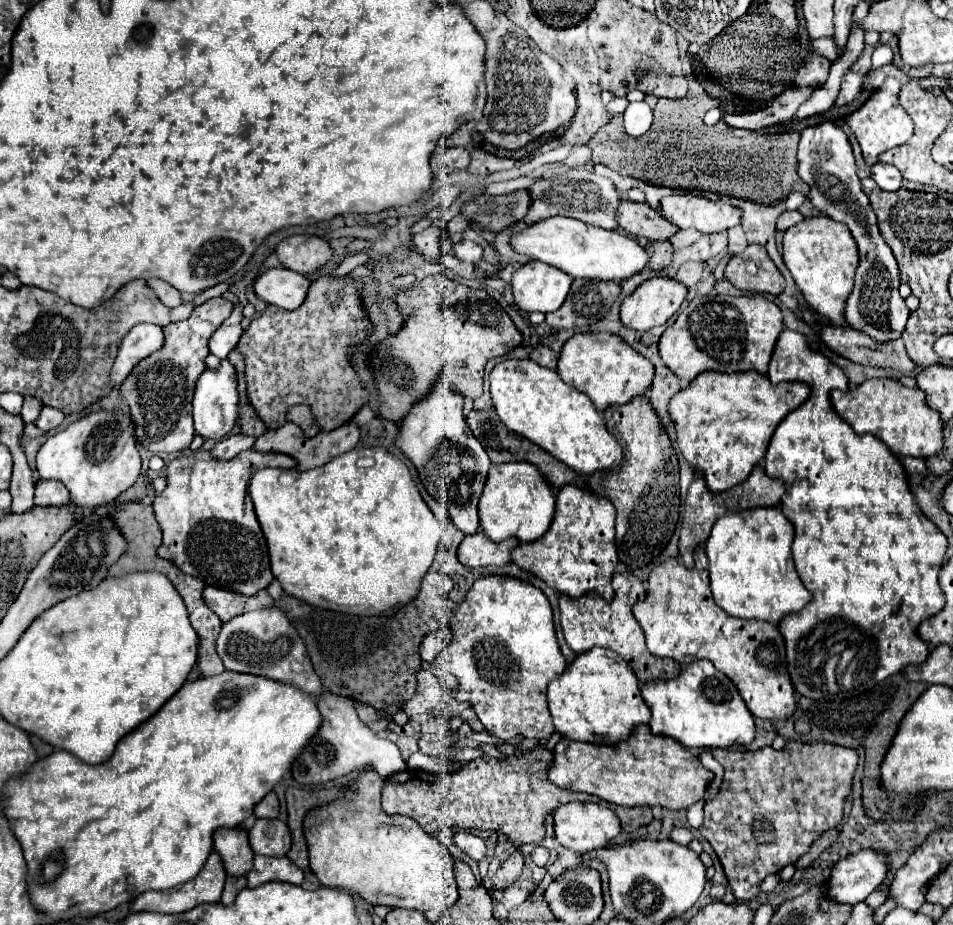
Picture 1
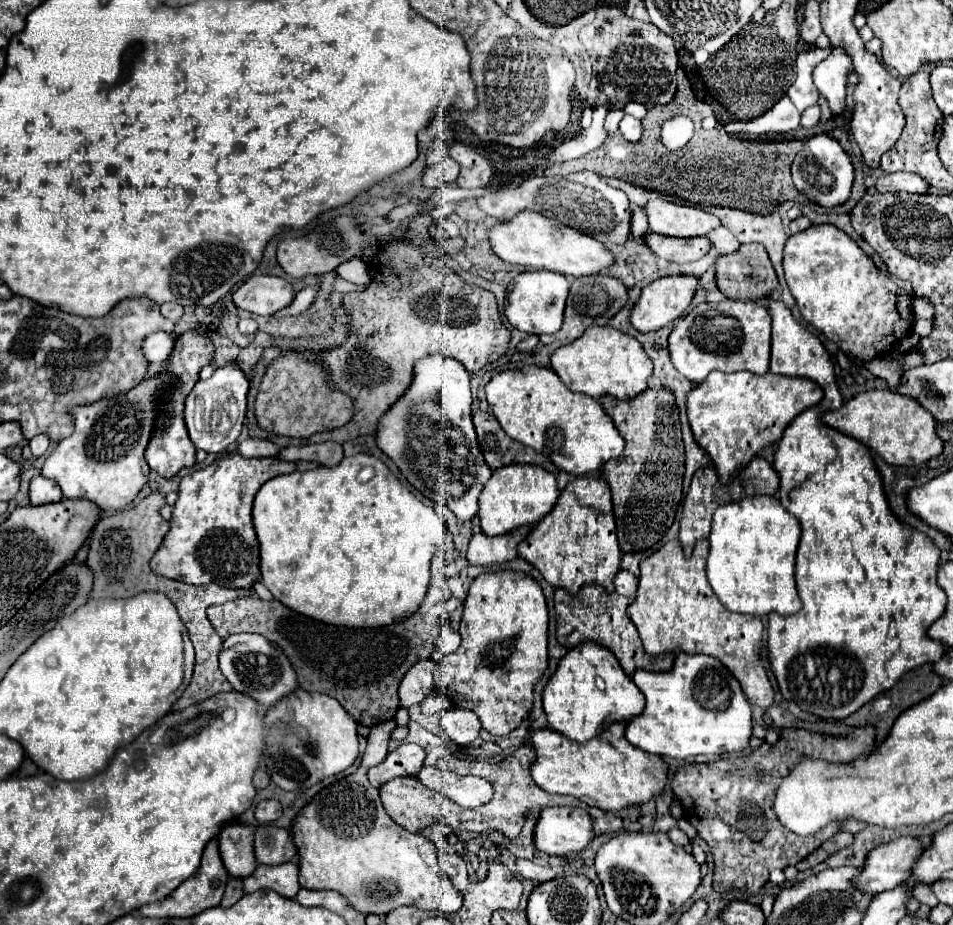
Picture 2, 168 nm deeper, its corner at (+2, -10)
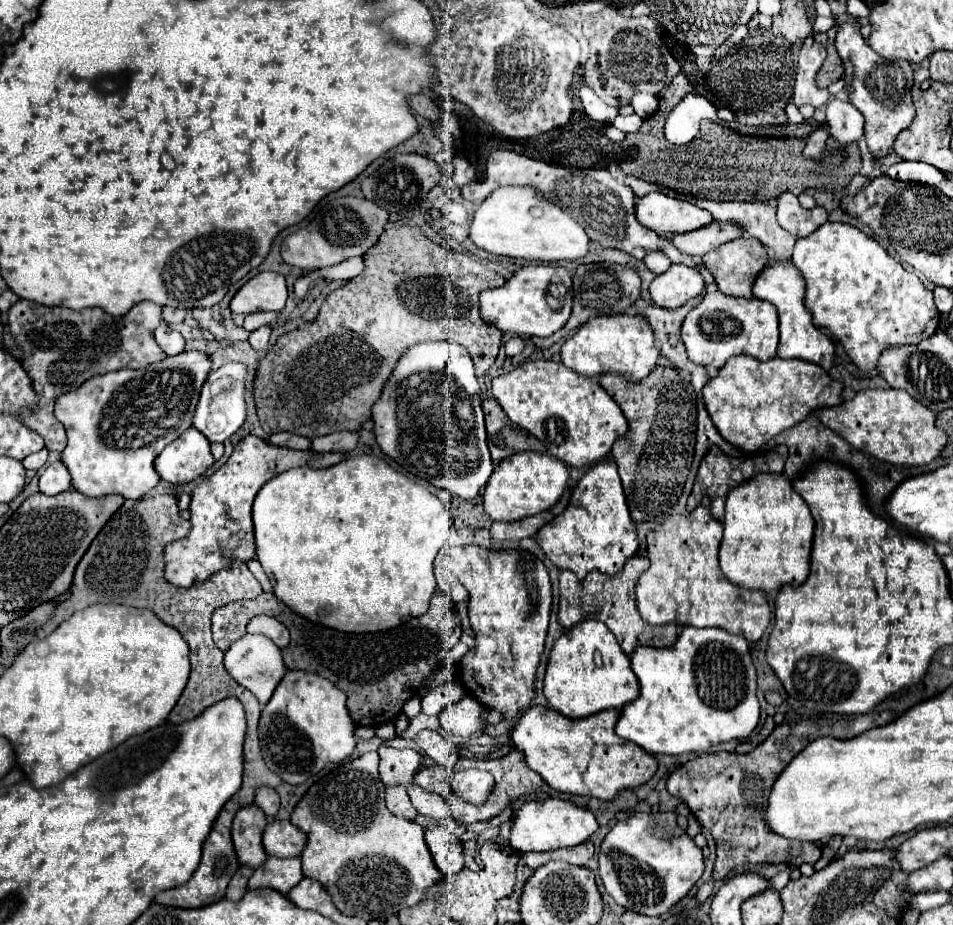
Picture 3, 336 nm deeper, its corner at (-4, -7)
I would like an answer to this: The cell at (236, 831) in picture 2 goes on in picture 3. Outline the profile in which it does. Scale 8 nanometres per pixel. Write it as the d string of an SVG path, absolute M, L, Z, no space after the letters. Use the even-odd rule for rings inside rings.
M249 805L237 811L233 819L231 835L241 865L257 869L261 867L261 863L265 863L267 853L261 845L261 835L265 825L267 825L265 813L257 805Z

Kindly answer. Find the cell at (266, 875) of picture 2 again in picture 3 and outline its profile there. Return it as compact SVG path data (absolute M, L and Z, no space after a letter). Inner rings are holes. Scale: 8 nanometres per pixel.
M269 857L267 863L263 863L259 869L253 871L249 879L249 889L271 887L287 895L301 879L303 879L303 873L301 873L299 857L291 857L291 859Z

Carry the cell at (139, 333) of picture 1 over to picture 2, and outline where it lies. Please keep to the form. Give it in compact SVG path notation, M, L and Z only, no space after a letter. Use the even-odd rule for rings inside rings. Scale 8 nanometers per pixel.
M153 332L143 342L143 354L149 362L165 362L171 356L175 344L175 336L167 332Z

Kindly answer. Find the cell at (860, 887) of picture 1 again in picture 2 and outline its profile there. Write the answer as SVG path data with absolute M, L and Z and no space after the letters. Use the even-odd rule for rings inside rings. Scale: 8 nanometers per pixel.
M901 836L889 844L873 848L863 864L855 886L865 894L879 894L905 882L911 874L913 862L923 854L925 846L915 836Z

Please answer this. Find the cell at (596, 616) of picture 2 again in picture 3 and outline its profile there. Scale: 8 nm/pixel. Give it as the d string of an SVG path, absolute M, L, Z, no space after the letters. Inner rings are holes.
M631 557L619 575L609 577L599 571L591 571L583 581L579 581L571 571L561 571L561 601L559 601L559 623L563 629L571 629L573 625L581 623L583 619L597 619L603 621L609 631L617 637L625 655L631 655L639 645L653 645L653 647L671 647L677 641L679 627L665 625L665 627L651 627L639 617L635 607L635 583L647 571L649 559L647 557Z

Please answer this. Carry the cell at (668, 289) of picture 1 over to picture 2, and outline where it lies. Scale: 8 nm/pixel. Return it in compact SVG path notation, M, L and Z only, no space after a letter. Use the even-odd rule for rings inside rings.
M675 274L647 284L631 310L631 324L641 332L653 332L683 316L691 304L699 278L693 274Z

